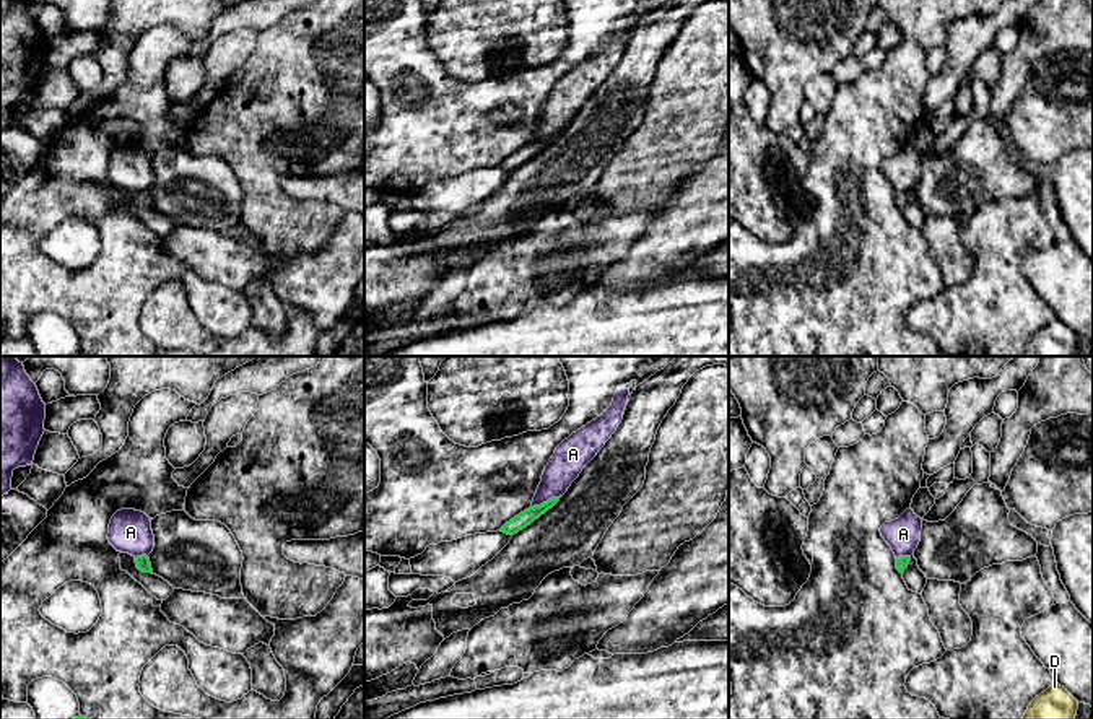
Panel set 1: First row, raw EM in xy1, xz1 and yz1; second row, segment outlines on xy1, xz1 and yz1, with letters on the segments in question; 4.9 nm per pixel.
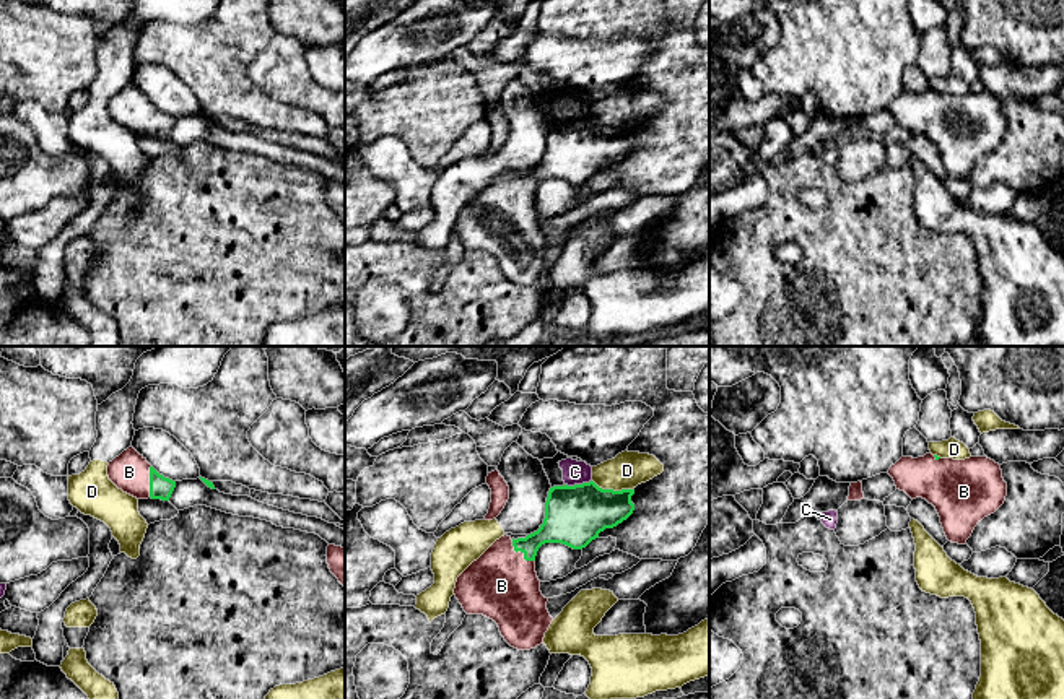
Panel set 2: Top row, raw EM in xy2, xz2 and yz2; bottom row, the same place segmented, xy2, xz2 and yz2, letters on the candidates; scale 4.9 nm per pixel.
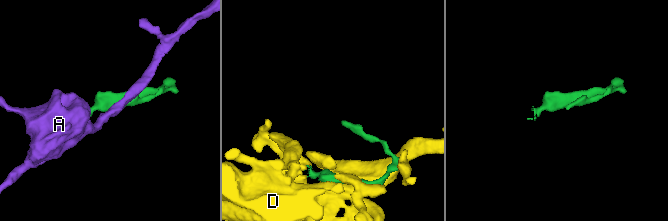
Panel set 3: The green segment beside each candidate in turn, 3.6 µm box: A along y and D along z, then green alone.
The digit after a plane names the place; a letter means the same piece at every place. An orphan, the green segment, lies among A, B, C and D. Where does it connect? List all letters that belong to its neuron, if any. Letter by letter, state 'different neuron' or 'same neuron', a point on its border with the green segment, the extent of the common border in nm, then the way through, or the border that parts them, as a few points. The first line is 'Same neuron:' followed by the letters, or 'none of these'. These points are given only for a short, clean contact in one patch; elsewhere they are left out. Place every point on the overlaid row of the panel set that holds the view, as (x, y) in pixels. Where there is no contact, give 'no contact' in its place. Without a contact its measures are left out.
Same neuron: B
A: different neuron; contact xz1 (547, 501); length 160 nm; border xz1 (560, 495), (532, 508)
B: same neuron; contact xz2 (521, 551); length 160 nm; way xz2 (563, 524), (539, 537), (521, 551), (508, 566), (501, 586)
C: different neuron; contact xz2 (578, 485); length 140 nm
D: different neuron; contact xz2 (612, 490); length 200 nm

